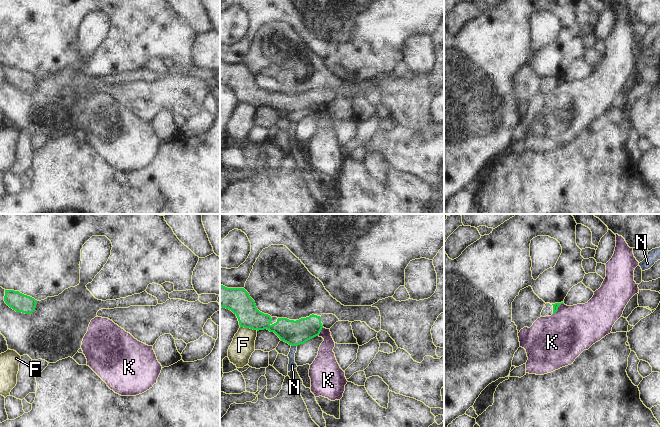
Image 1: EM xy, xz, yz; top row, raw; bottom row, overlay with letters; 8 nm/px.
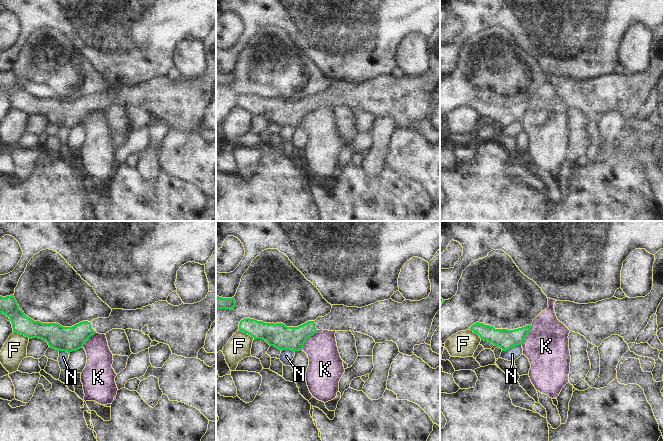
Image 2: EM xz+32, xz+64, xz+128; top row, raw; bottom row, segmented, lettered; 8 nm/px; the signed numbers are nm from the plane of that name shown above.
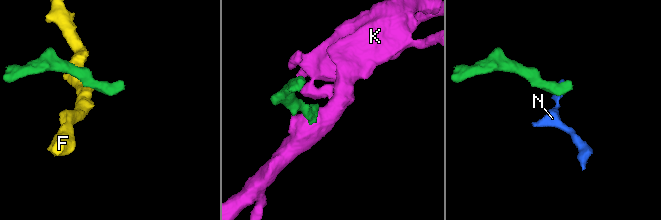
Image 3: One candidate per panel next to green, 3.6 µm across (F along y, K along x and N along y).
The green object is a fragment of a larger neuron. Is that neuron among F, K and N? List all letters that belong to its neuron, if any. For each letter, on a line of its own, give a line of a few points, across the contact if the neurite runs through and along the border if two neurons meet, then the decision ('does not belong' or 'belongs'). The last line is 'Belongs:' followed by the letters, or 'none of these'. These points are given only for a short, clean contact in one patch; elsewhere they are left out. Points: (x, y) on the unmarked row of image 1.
F: xz (240, 102), (257, 106) | does not belong
K: yz (563, 79), (553, 89) | does not belong
N: xz (291, 121), (296, 122) | does not belong
Belongs: none of these

